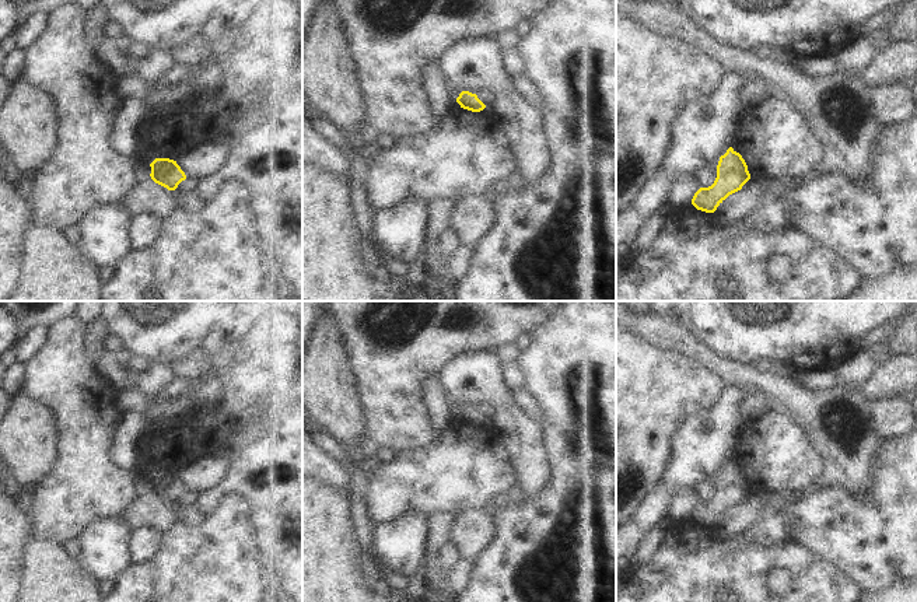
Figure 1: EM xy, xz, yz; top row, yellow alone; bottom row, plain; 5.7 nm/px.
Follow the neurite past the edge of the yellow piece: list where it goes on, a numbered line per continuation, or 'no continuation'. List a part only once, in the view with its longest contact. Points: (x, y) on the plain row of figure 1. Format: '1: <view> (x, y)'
no continuation

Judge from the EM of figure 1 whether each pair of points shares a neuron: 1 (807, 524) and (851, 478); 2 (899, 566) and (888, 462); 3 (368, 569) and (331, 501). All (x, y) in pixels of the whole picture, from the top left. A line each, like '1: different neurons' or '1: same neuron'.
1: different neurons
2: same neuron
3: different neurons

